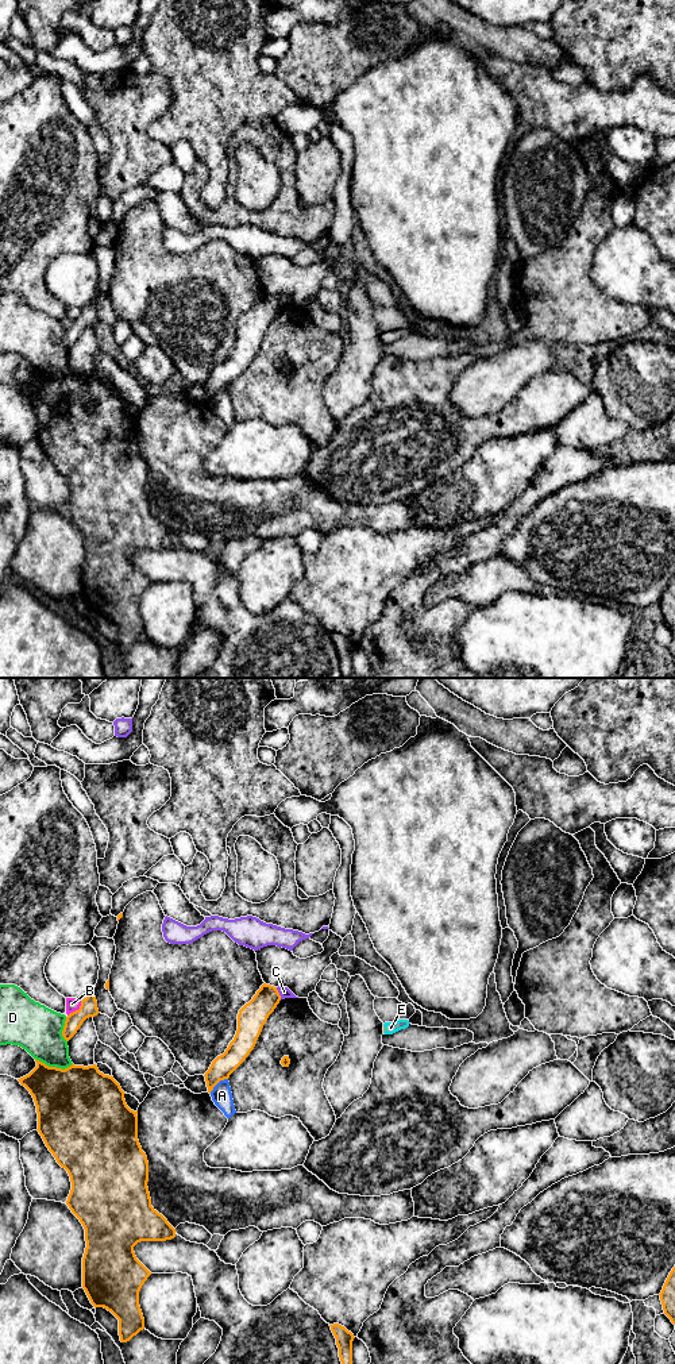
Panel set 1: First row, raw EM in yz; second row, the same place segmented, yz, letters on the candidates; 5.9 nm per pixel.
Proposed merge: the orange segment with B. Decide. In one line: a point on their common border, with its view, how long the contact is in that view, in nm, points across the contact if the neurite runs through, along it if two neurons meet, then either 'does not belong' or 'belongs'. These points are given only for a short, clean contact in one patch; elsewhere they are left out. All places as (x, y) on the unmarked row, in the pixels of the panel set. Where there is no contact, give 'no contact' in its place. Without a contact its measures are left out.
contact yz (76, 319); length 130 nm; does not belong

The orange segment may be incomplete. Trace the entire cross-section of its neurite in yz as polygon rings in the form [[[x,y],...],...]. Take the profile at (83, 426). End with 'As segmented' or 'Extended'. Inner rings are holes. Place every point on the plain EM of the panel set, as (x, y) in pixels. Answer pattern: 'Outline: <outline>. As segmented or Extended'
Outline: [[[36,369],[36,375],[26,385],[18,388],[22,394],[24,394],[34,406],[36,421],[38,421],[38,440],[42,444],[46,455],[55,466],[57,471],[65,477],[70,485],[72,498],[68,505],[66,513],[72,521],[80,528],[85,537],[86,556],[82,566],[82,597],[85,598],[90,612],[94,616],[104,616],[111,620],[119,628],[119,644],[122,651],[130,650],[140,639],[144,637],[144,627],[139,614],[139,600],[151,581],[136,567],[134,555],[140,550],[166,550],[176,546],[176,537],[167,531],[167,528],[159,523],[151,515],[151,506],[147,496],[148,490],[148,470],[146,462],[138,448],[138,419],[131,419],[124,408],[124,400],[120,393],[113,388],[113,385],[104,384],[99,379],[97,374],[74,374],[62,378],[57,375],[49,375],[45,371]]]. As segmented

